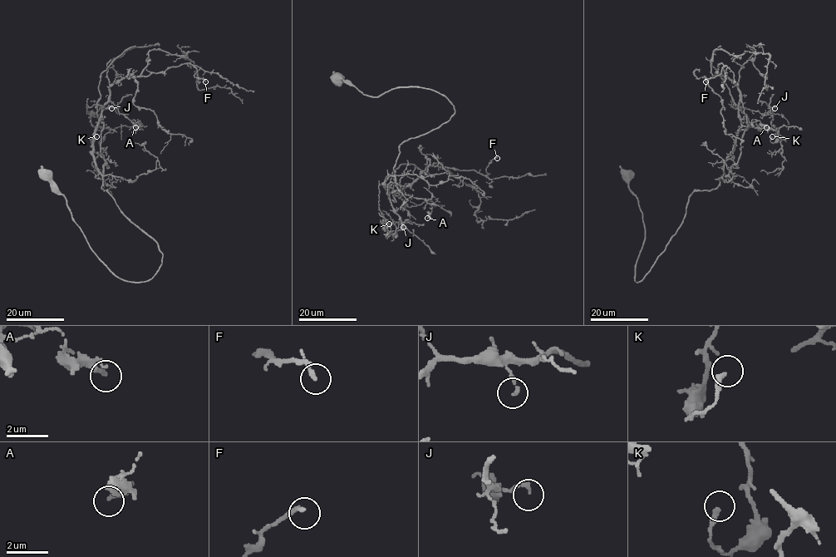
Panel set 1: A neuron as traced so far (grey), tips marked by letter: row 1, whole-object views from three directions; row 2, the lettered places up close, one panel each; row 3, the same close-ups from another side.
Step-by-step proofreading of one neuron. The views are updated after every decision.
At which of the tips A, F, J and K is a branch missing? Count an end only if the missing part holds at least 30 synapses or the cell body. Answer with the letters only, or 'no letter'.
no letter

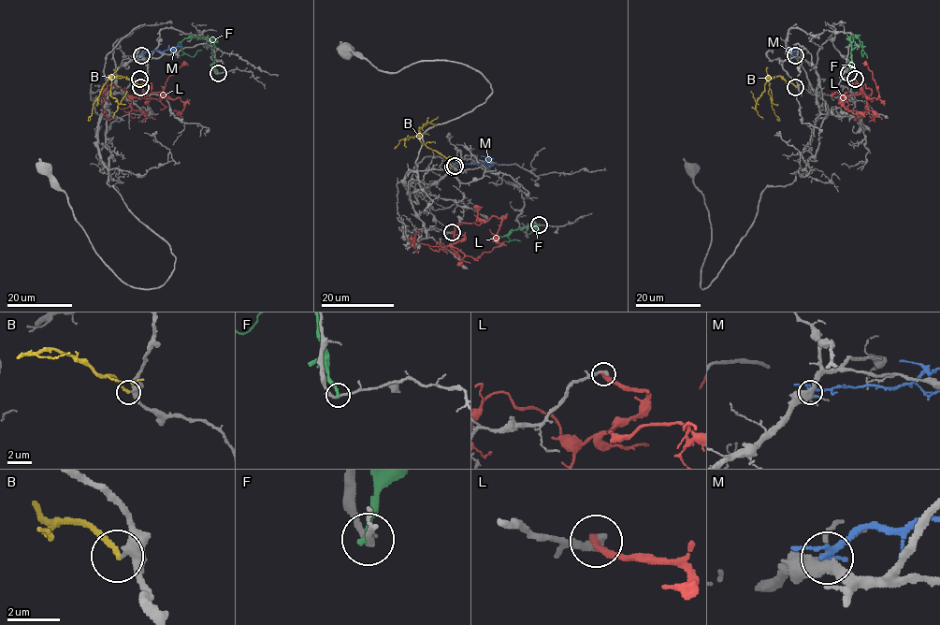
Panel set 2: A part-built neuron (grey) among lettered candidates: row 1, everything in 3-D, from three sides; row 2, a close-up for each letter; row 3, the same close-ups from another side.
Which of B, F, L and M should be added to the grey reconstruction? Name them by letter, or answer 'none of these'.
none of these

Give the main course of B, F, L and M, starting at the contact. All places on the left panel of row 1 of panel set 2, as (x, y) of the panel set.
B: (140, 87), (121, 76), (108, 79), (94, 102), (90, 118)
F: (218, 73), (211, 41), (202, 36), (188, 36), (180, 43), (182, 51), (194, 56), (202, 50)
L: (139, 79), (151, 85), (134, 97), (113, 84), (108, 86), (103, 95), (103, 112), (106, 118), (113, 118)
M: (141, 55), (146, 51), (165, 51), (182, 47)

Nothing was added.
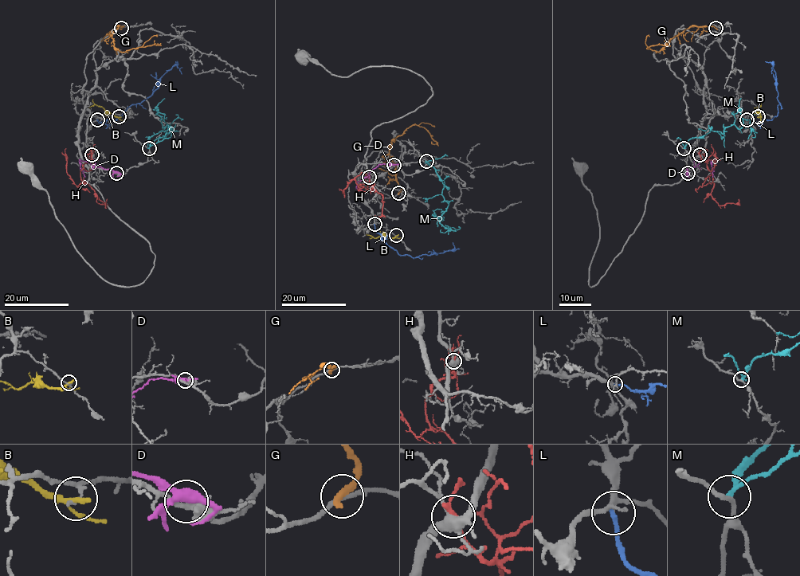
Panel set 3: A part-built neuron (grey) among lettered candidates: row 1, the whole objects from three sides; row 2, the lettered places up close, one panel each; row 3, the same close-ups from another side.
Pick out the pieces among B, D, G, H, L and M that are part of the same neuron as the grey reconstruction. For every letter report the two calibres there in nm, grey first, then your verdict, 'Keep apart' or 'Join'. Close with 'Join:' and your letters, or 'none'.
B: Thickness 130 nm (grey) against 200 nm. Keep apart
D: Thickness 300 nm (grey) against 320 nm. Keep apart
G: Thickness 190 nm (grey) against 360 nm. Keep apart
H: Thickness 400 nm (grey) against 200 nm. Keep apart
L: Thickness 190 nm (grey) against 240 nm. Join
M: Thickness 160 nm (grey) against 200 nm. Keep apart
Join: L

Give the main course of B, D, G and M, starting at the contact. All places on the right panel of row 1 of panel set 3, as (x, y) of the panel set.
B: (758, 116), (760, 115), (758, 108), (760, 106), (756, 107)
D: (687, 173), (688, 166), (693, 167), (706, 160), (711, 162), (712, 177)
G: (715, 28), (690, 26), (676, 34), (658, 52), (648, 48), (667, 44), (664, 40)
M: (684, 147), (692, 138), (703, 137), (711, 131), (723, 133), (734, 124), (731, 112), (737, 112), (741, 98)

